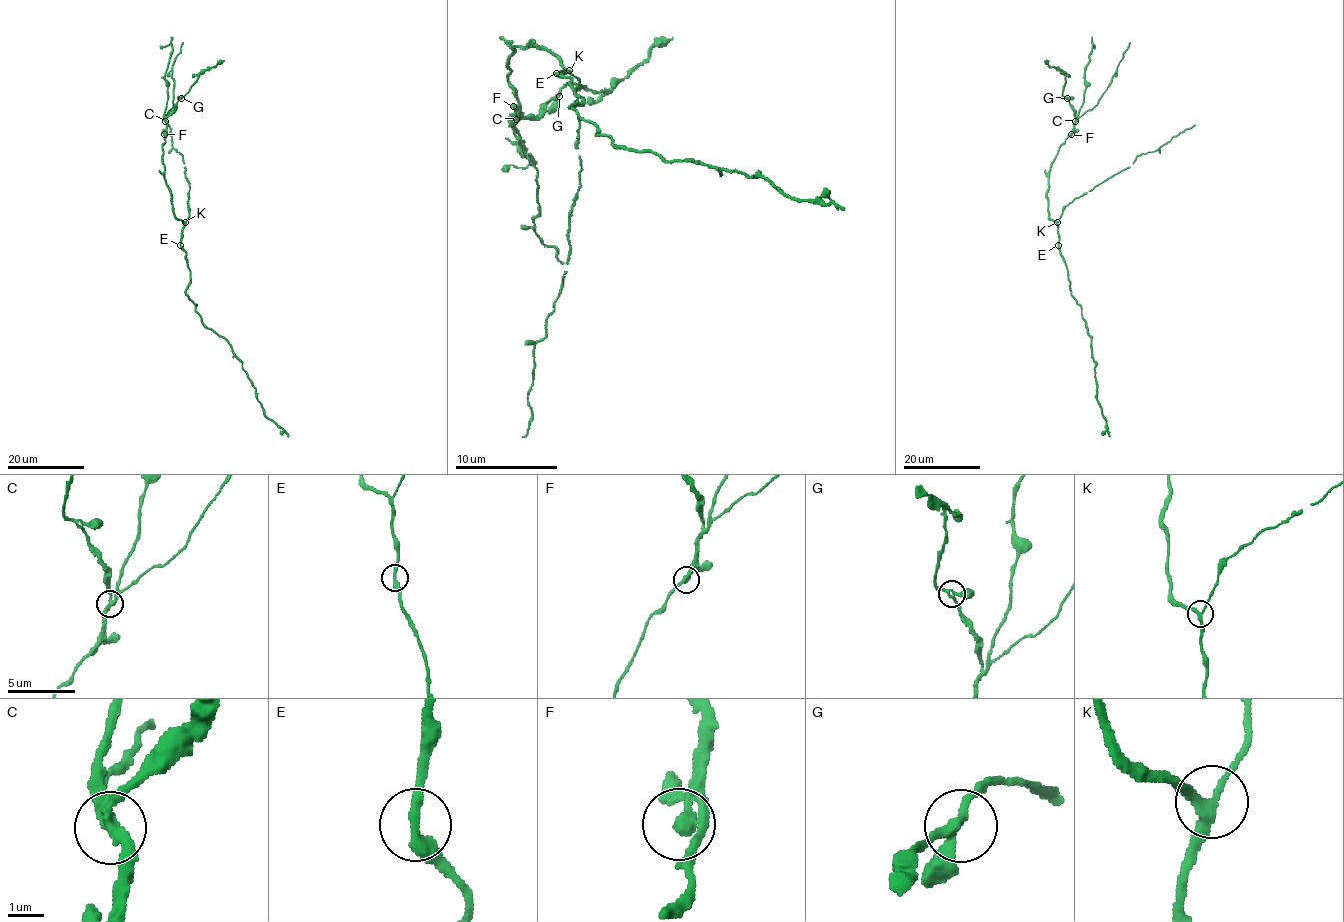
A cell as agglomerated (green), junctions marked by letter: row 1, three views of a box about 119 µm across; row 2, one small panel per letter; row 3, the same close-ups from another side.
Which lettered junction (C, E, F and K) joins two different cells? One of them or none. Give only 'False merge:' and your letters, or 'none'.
False merge: C

